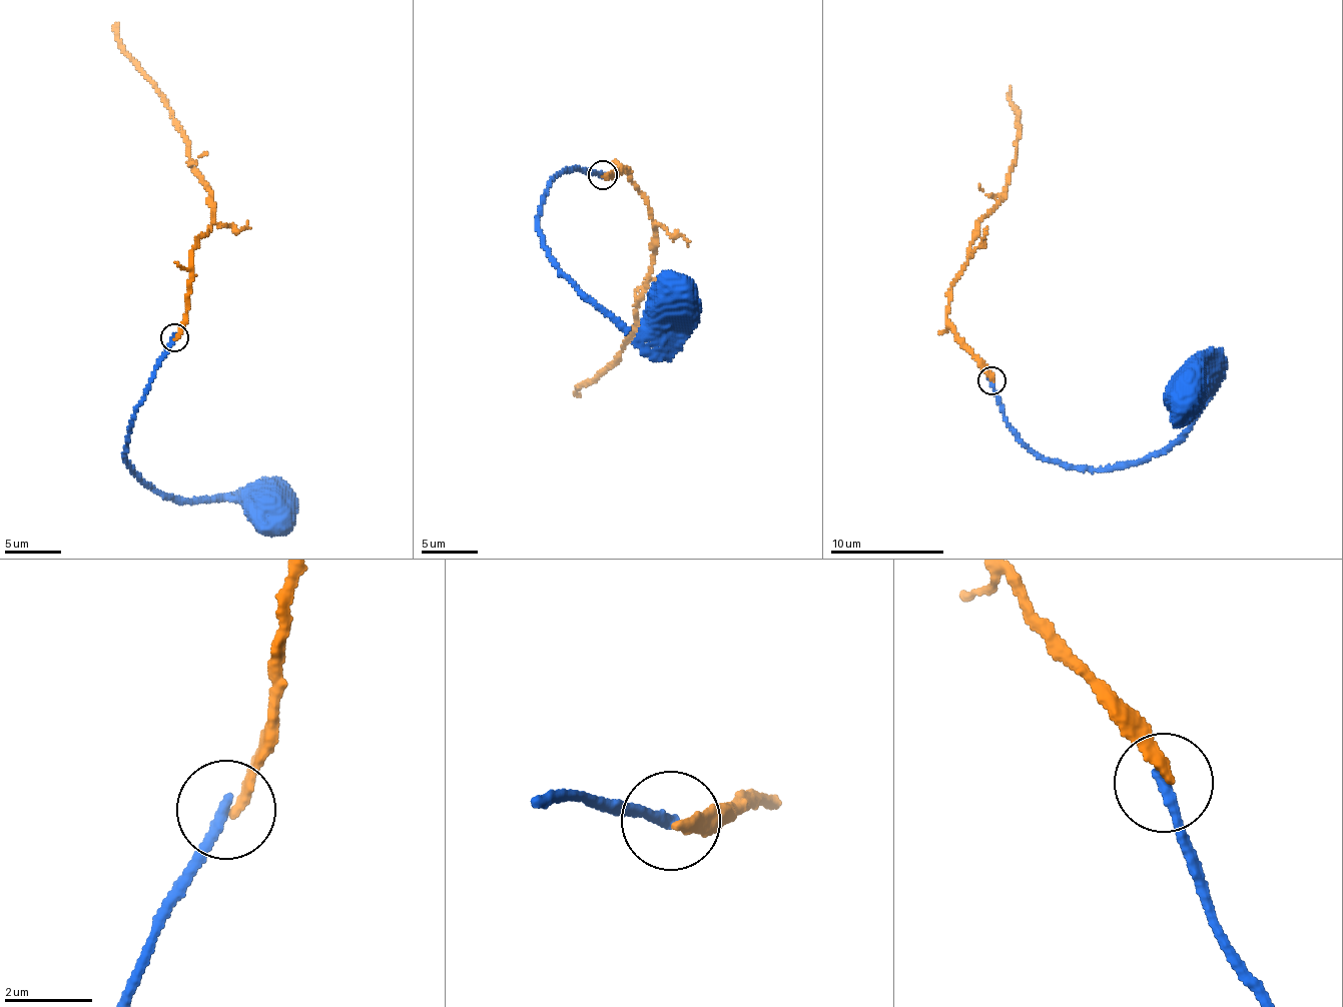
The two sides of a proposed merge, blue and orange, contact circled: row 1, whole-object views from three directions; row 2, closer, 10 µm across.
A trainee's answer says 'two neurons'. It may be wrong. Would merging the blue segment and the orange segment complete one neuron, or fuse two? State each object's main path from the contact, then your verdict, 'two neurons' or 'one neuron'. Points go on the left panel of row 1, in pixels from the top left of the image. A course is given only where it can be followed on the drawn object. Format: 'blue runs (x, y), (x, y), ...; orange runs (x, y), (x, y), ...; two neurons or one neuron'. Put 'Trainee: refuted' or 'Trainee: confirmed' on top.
Trainee: confirmed
blue runs (173, 337), (134, 411), (125, 452), (131, 472), (151, 488), (179, 501), (232, 498), (263, 522), (273, 509); orange runs (173, 339), (186, 310), (195, 238), (211, 224), (211, 199), (194, 172), (184, 131), (121, 42), (118, 23); two neurons

